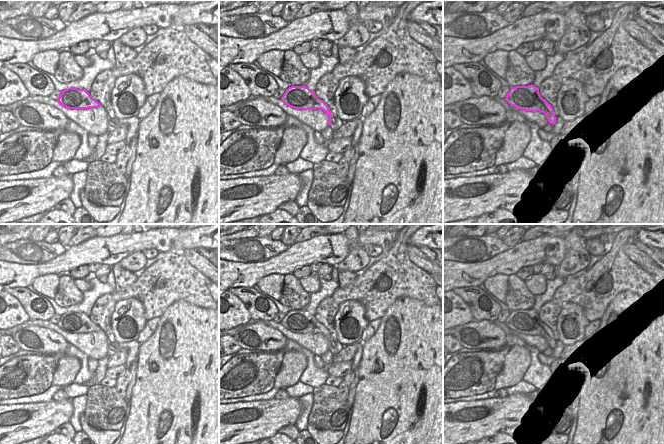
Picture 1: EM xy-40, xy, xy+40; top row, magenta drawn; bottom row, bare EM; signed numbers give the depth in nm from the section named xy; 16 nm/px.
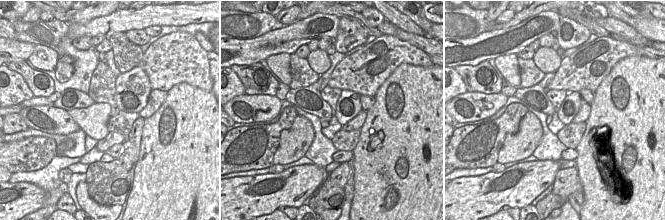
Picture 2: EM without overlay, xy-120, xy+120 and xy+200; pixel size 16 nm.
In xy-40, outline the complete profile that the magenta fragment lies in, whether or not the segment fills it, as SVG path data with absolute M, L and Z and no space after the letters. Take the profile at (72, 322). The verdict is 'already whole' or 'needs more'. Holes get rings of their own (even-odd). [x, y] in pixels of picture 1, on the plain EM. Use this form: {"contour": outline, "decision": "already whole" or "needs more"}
{"contour": "M68 312L61 315L57 323L63 331L69 333L98 332L101 328L93 323L85 313Z", "decision": "already whole"}

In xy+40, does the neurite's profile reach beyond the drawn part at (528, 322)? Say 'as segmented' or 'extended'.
as segmented

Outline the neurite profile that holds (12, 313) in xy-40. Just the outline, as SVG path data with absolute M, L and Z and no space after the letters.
M4 290L0 291L0 330L13 328L29 320L18 299Z

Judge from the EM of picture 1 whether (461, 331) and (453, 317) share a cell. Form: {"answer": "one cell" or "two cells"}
{"answer": "two cells"}

